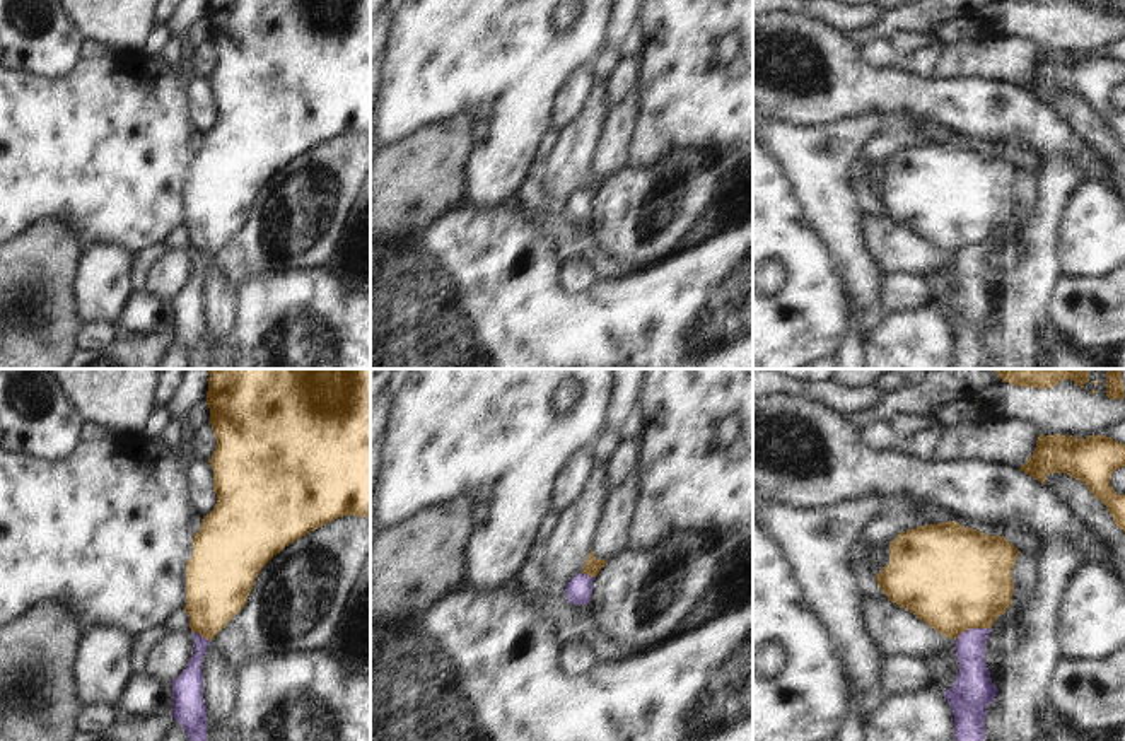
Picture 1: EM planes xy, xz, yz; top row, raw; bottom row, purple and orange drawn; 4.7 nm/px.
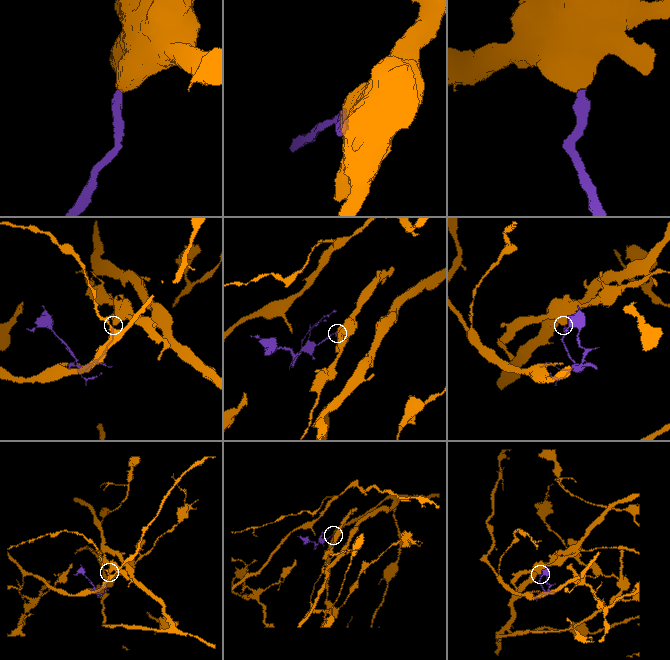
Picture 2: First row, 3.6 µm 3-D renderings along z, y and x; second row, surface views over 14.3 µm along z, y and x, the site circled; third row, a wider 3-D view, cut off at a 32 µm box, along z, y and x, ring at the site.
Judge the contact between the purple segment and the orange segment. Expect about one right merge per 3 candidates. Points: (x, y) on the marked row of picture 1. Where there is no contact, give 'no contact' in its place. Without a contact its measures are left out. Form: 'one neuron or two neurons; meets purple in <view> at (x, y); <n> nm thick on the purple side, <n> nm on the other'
two neurons; meets purple in yz at (972, 629); 160 nm thick on the purple side, 480 nm on the other

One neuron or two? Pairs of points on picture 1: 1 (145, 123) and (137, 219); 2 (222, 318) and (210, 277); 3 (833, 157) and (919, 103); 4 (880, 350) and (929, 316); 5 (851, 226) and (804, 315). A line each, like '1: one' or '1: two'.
1: one
2: one
3: two
4: one
5: two

